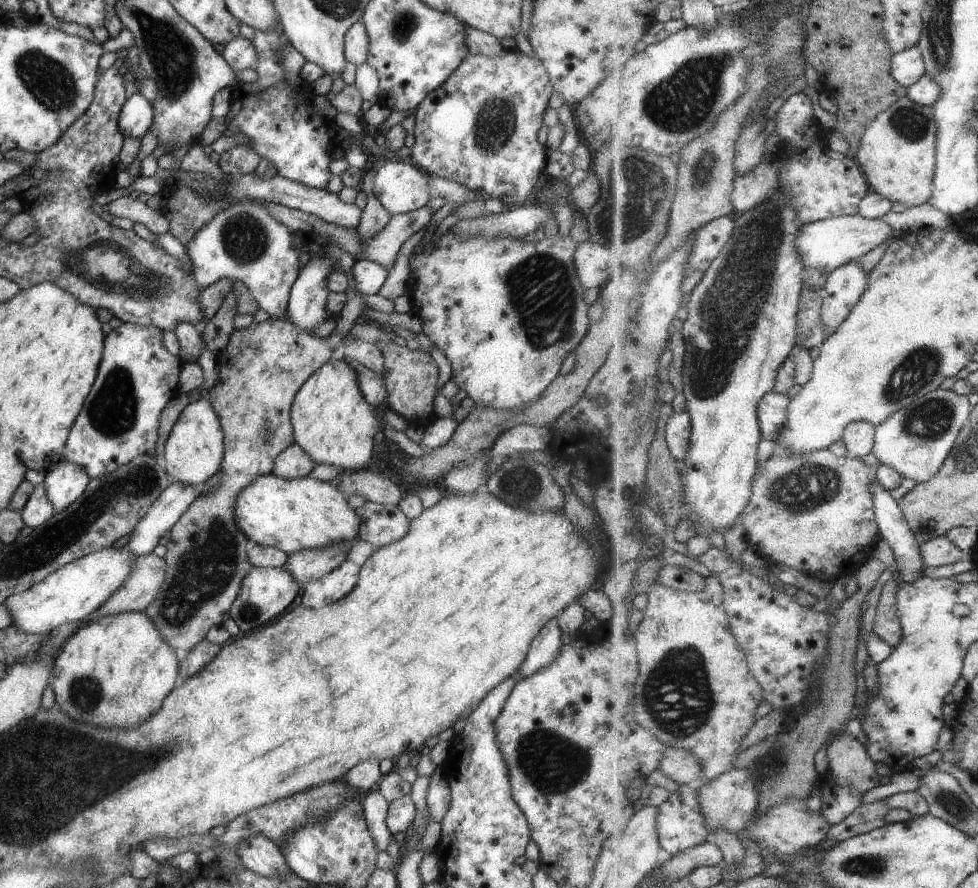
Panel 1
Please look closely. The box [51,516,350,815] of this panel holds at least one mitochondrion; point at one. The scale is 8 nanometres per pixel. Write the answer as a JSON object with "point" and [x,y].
{"point":[85,693]}

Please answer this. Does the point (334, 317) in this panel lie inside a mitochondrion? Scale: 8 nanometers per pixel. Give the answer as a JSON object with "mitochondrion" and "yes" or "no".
{"mitochondrion":"no"}

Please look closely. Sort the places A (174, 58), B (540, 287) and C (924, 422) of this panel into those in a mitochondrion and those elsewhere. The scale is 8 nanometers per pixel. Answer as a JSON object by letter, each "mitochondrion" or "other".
{"A":"mitochondrion","B":"mitochondrion","C":"mitochondrion"}

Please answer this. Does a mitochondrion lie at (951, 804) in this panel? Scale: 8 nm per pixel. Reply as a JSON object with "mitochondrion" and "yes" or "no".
{"mitochondrion":"yes"}

